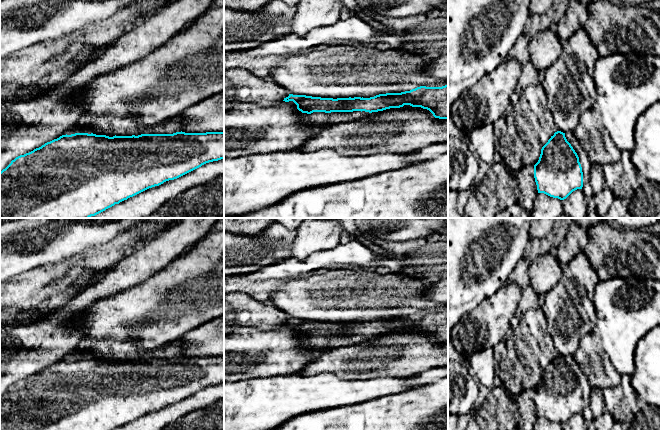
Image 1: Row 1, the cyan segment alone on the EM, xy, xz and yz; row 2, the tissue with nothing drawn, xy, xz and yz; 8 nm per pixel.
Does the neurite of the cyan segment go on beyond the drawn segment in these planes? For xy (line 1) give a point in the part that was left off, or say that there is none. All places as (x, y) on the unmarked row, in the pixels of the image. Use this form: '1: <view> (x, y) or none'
1: none

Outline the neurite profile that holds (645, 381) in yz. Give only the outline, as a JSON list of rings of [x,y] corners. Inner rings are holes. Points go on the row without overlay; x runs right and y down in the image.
[[[660,326],[651,329],[636,346],[631,386],[638,398],[660,408]]]

